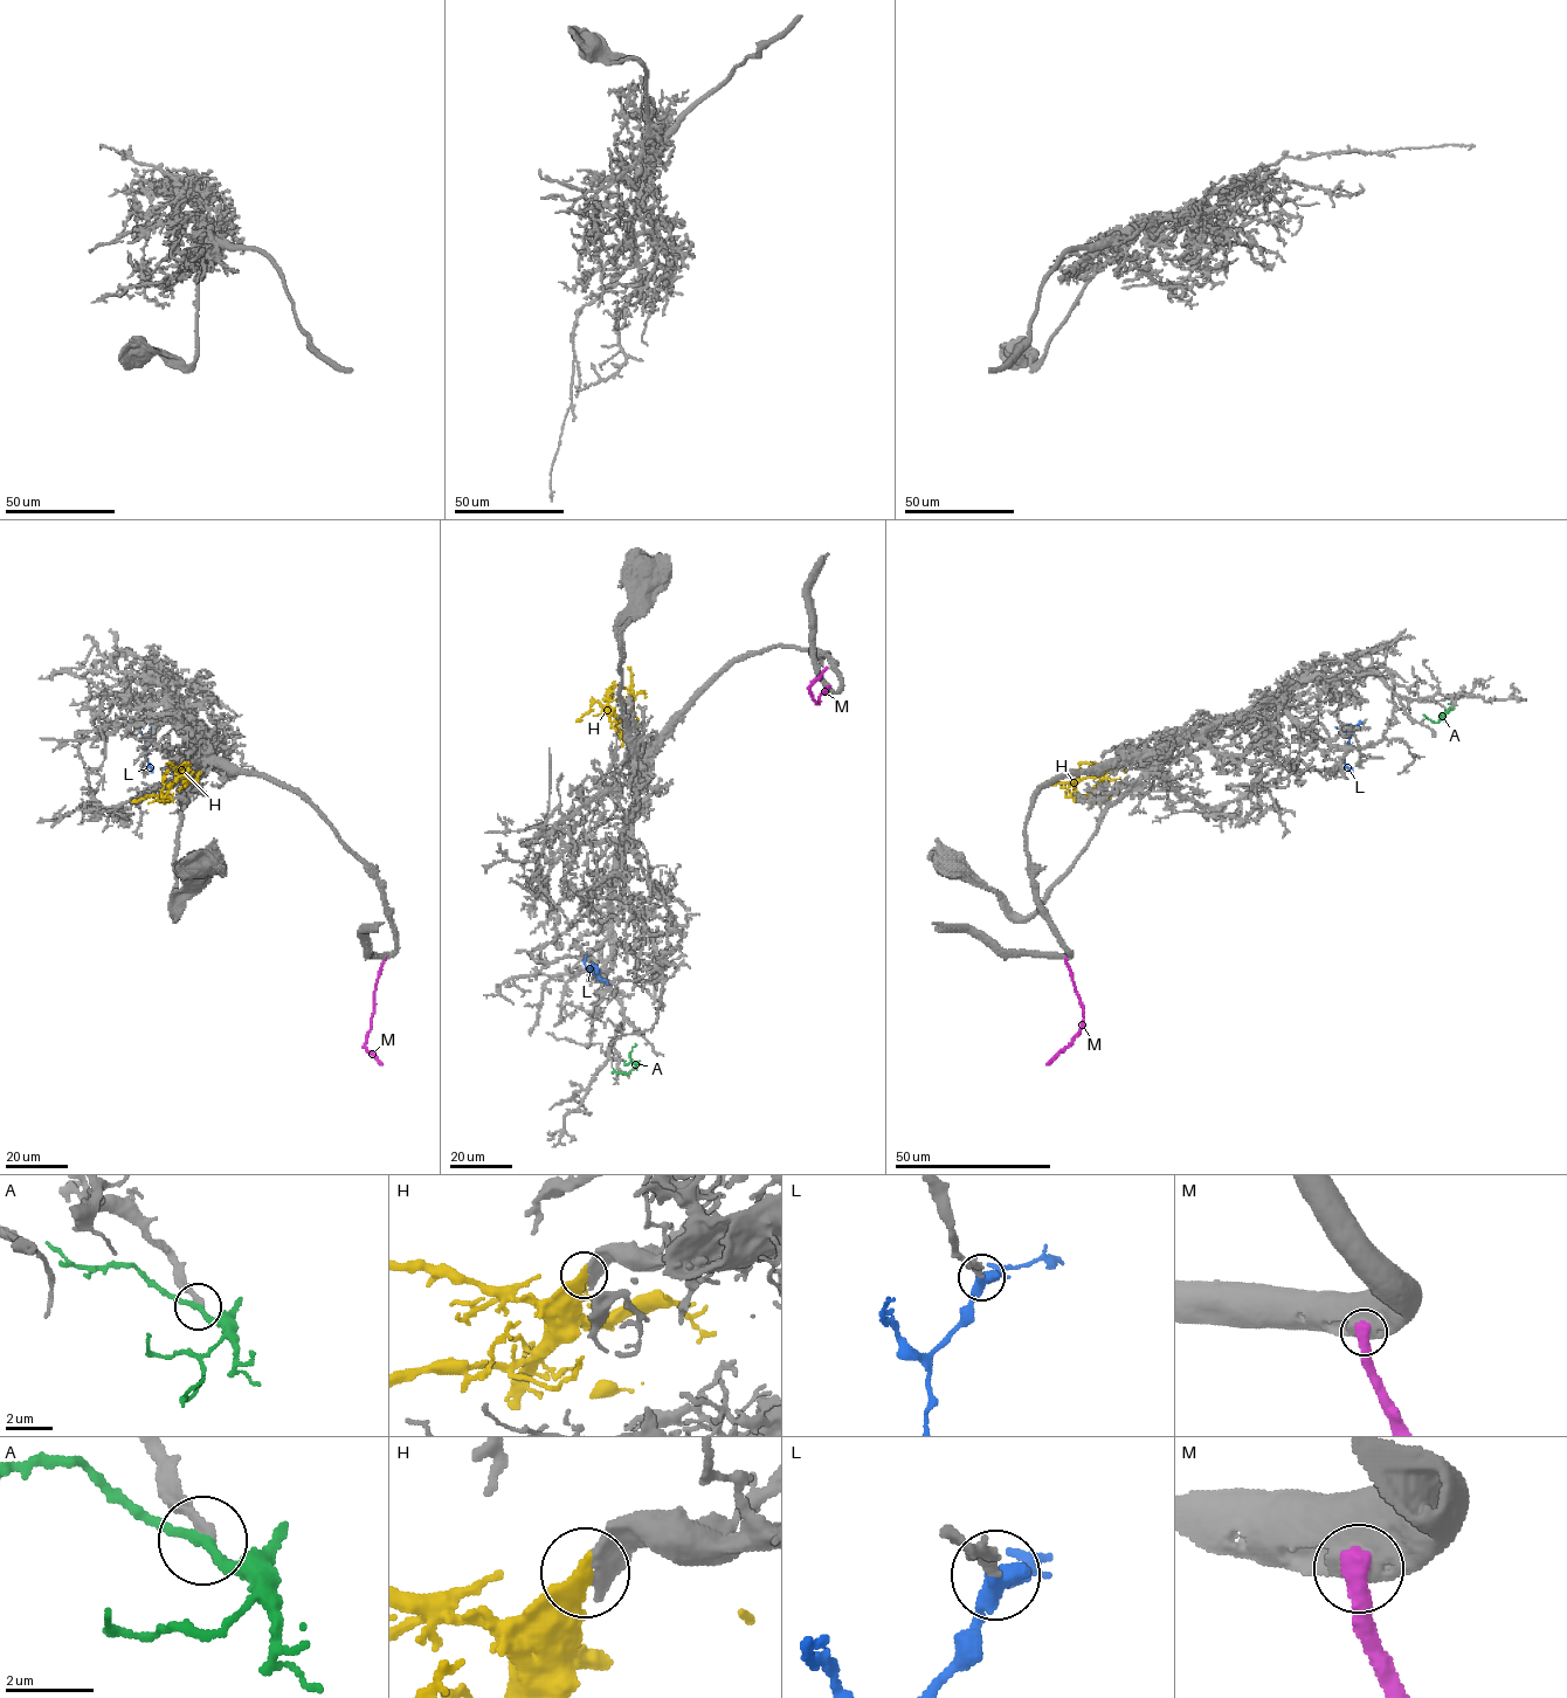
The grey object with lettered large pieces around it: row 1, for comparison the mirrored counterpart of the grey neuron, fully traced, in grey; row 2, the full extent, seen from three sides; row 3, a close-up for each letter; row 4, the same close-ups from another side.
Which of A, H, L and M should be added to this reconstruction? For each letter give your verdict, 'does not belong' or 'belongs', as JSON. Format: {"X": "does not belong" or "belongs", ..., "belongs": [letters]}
{"A": "does not belong", "H": "belongs", "L": "belongs", "M": "does not belong", "belongs": ["H", "L"]}

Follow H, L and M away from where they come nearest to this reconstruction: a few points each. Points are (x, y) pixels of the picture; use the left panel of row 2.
H: (190, 764), (163, 795), (165, 773)
L: (152, 725), (145, 737), (151, 772)
M: (385, 959), (364, 1047), (382, 1065)

